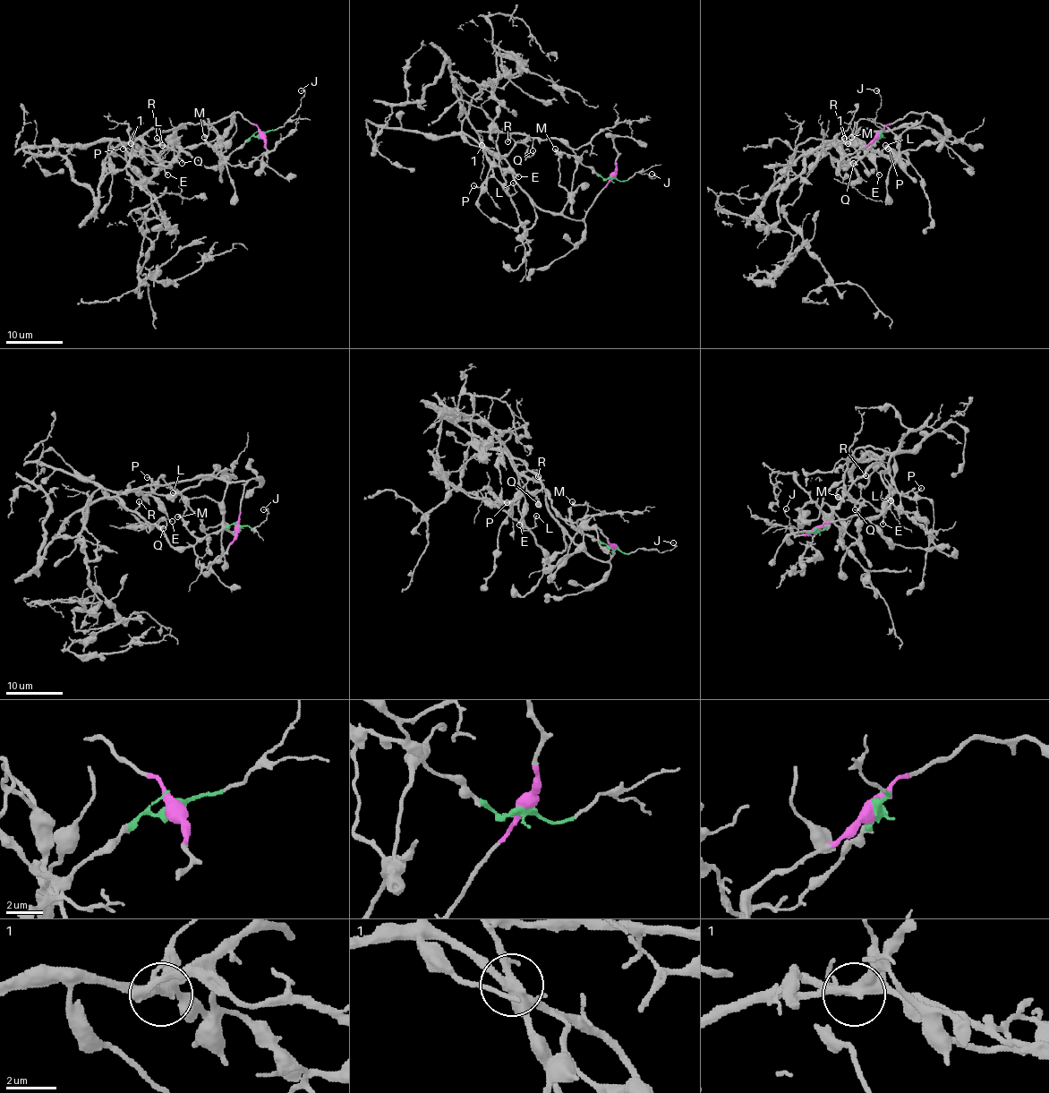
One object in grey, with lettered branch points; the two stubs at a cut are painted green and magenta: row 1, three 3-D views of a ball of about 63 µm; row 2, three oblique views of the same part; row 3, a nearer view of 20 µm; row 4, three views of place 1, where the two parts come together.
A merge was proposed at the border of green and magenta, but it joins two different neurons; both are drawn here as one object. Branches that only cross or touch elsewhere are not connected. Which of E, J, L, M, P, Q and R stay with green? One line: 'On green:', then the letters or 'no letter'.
On green: J, L, P, Q, R

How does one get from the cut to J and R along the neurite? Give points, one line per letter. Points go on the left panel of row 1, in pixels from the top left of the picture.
J: (261, 135), (285, 123), (300, 106), (300, 98), (304, 94), (300, 90)
R: (261, 135), (249, 138), (222, 164), (208, 166), (189, 155), (166, 148), (157, 138)

